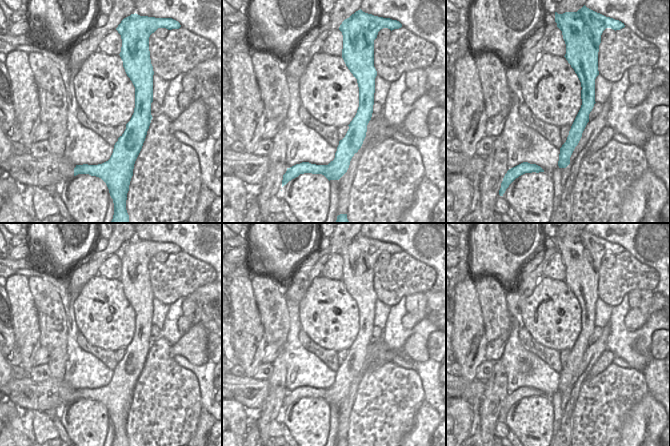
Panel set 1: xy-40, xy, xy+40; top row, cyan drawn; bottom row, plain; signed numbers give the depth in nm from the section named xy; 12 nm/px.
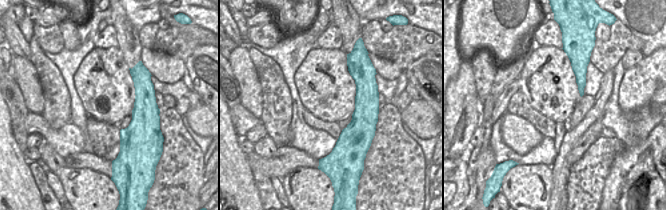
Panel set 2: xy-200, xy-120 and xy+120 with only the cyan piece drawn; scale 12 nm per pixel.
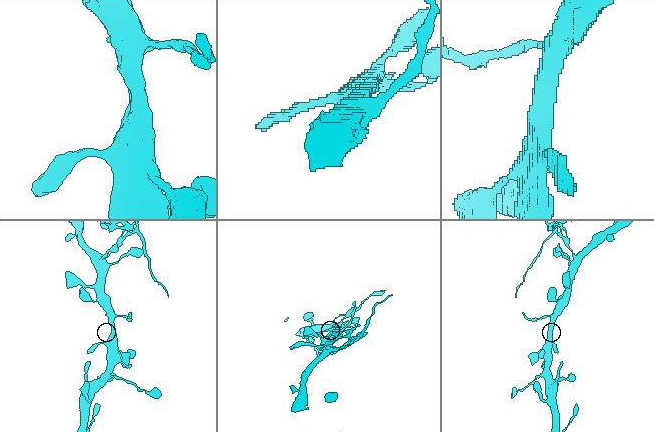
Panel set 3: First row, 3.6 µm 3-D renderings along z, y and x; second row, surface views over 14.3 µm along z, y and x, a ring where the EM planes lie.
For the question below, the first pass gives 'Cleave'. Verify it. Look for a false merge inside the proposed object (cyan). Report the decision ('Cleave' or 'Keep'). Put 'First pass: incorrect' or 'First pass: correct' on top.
First pass: incorrect
Keep

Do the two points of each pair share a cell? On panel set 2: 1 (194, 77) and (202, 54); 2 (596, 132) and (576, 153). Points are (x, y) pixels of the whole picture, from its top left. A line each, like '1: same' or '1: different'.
1: same
2: same

